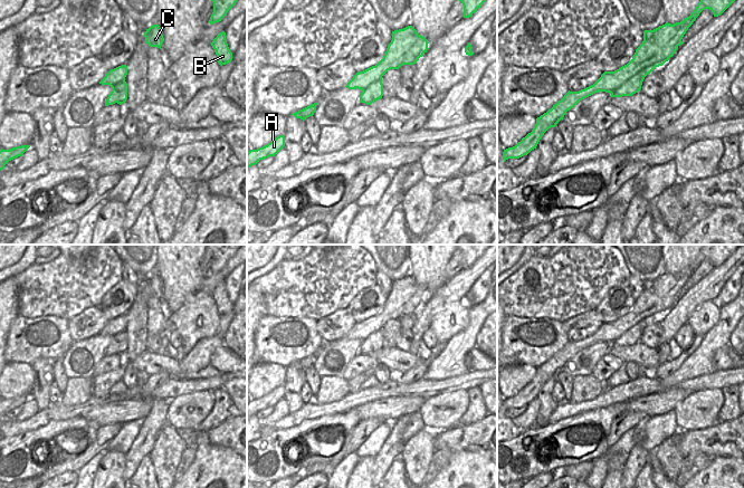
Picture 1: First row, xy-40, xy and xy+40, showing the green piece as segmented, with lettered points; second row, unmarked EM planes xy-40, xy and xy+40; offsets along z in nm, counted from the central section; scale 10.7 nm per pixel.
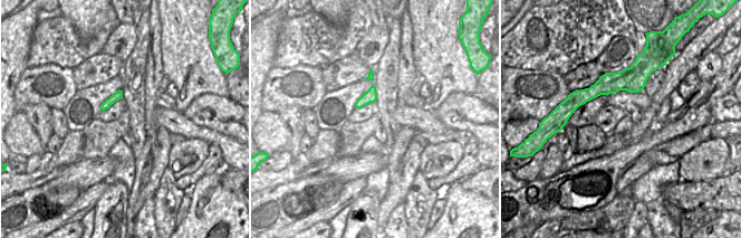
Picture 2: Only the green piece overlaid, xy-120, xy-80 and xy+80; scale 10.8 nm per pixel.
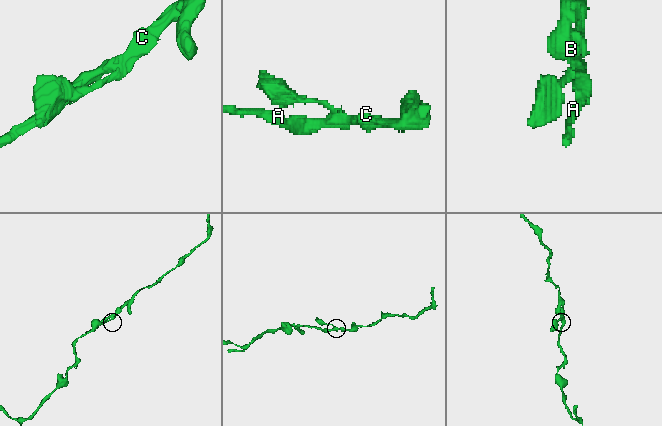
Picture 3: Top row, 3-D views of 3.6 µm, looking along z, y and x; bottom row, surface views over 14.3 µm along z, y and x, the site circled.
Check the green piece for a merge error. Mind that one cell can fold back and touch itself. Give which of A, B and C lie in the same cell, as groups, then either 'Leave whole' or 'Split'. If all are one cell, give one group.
Groups: A B C. Leave whole

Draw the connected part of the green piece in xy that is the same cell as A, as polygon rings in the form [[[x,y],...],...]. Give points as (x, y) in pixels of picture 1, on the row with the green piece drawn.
[[[282,134],[274,138],[267,145],[257,150],[250,150],[247,153],[247,169],[256,165],[260,160],[275,156],[285,146],[285,136]]]

